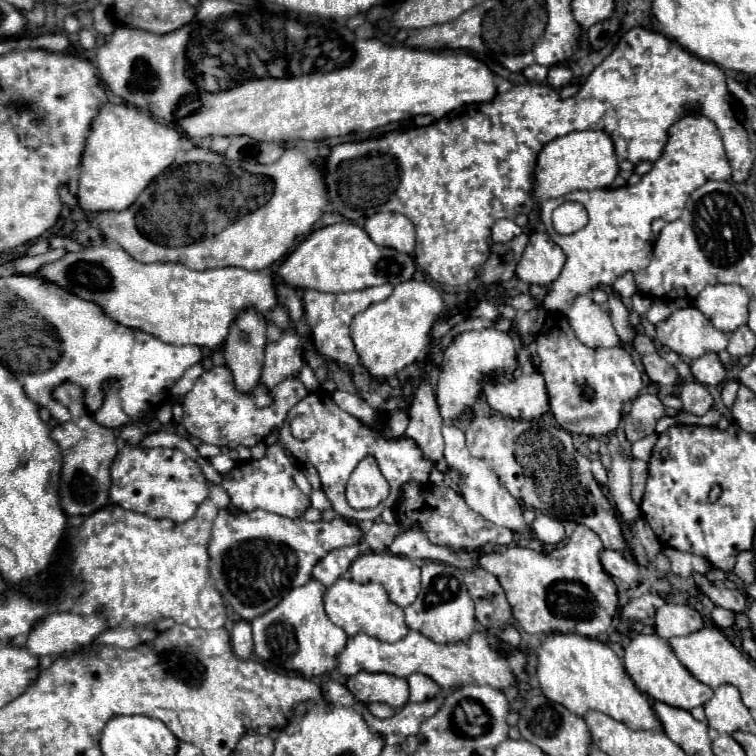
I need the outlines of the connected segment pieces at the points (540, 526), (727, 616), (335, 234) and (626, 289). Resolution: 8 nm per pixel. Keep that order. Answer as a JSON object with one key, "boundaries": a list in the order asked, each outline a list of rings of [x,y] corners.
{"boundaries":[[[[537,514],[535,522],[531,524],[531,530],[543,544],[559,544],[565,536],[563,524],[547,514]]],[[[713,608],[711,618],[713,618],[713,622],[715,622],[719,628],[727,628],[727,626],[733,624],[733,612],[723,610],[723,608]]],[[[335,222],[331,226],[311,232],[299,248],[285,258],[279,268],[280,278],[297,290],[319,292],[351,292],[379,284],[399,284],[411,280],[415,274],[415,260],[409,254],[399,254],[393,248],[373,244],[369,234],[353,222]]],[[[627,274],[627,276],[617,278],[617,280],[615,280],[615,284],[613,284],[613,290],[615,290],[615,292],[617,292],[617,296],[621,296],[621,298],[635,294],[637,286],[633,284],[633,274]]]]}

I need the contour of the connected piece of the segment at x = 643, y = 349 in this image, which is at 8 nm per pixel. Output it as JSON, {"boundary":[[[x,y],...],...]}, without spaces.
{"boundary":[[[637,334],[635,340],[631,342],[631,348],[639,354],[647,354],[647,352],[651,352],[651,340],[645,334]]]}

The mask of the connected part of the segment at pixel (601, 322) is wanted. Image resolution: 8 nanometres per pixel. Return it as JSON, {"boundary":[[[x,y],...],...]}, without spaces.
{"boundary":[[[577,296],[573,306],[565,312],[575,336],[587,348],[619,346],[619,336],[613,330],[607,310],[595,306],[587,296]]]}

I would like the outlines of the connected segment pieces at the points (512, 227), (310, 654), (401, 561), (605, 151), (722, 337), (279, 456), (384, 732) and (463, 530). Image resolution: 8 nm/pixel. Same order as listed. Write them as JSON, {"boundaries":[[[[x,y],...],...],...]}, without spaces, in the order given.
{"boundaries":[[[[497,220],[497,224],[493,226],[493,232],[491,232],[491,238],[499,244],[505,244],[513,238],[517,238],[521,234],[521,226],[515,224],[515,220]]],[[[311,578],[307,584],[293,588],[275,608],[257,616],[251,622],[255,654],[261,660],[269,658],[275,666],[295,670],[307,678],[329,674],[337,666],[337,652],[347,644],[347,634],[323,612],[323,594],[325,588]]],[[[388,550],[383,552],[369,552],[363,556],[357,556],[349,568],[351,578],[355,582],[379,582],[385,586],[389,600],[401,608],[413,604],[417,598],[417,592],[421,590],[421,569],[407,556],[391,554]]],[[[601,130],[569,132],[547,142],[537,160],[533,174],[533,196],[537,200],[551,200],[575,190],[609,188],[617,176],[617,154],[611,138]]],[[[695,306],[675,310],[667,320],[657,324],[655,334],[663,346],[689,360],[707,352],[723,352],[727,346],[727,334],[713,328]]],[[[275,442],[267,446],[267,452],[261,460],[249,460],[237,464],[229,474],[223,476],[223,490],[229,494],[231,504],[241,512],[251,510],[265,510],[273,514],[281,514],[287,518],[297,518],[307,506],[309,498],[295,486],[293,474],[297,472],[296,460],[285,452],[285,446],[281,442]]],[[[443,696],[419,704],[407,702],[389,718],[375,718],[367,710],[363,710],[361,716],[369,724],[369,730],[381,736],[385,744],[401,744],[407,736],[415,736],[419,732],[419,724],[429,716],[433,716],[441,704],[443,704]]],[[[449,486],[435,488],[433,494],[437,498],[437,506],[435,506],[435,516],[437,518],[427,520],[427,522],[421,522],[421,528],[429,534],[429,538],[435,544],[443,544],[443,546],[447,546],[453,552],[459,552],[459,550],[473,552],[473,550],[479,550],[487,542],[493,542],[493,544],[509,544],[511,542],[511,538],[513,538],[513,532],[511,530],[501,528],[501,526],[495,526],[495,524],[487,522],[485,518],[481,518],[479,514],[475,514],[465,504],[465,500],[461,498],[461,494],[453,492]]]]}

